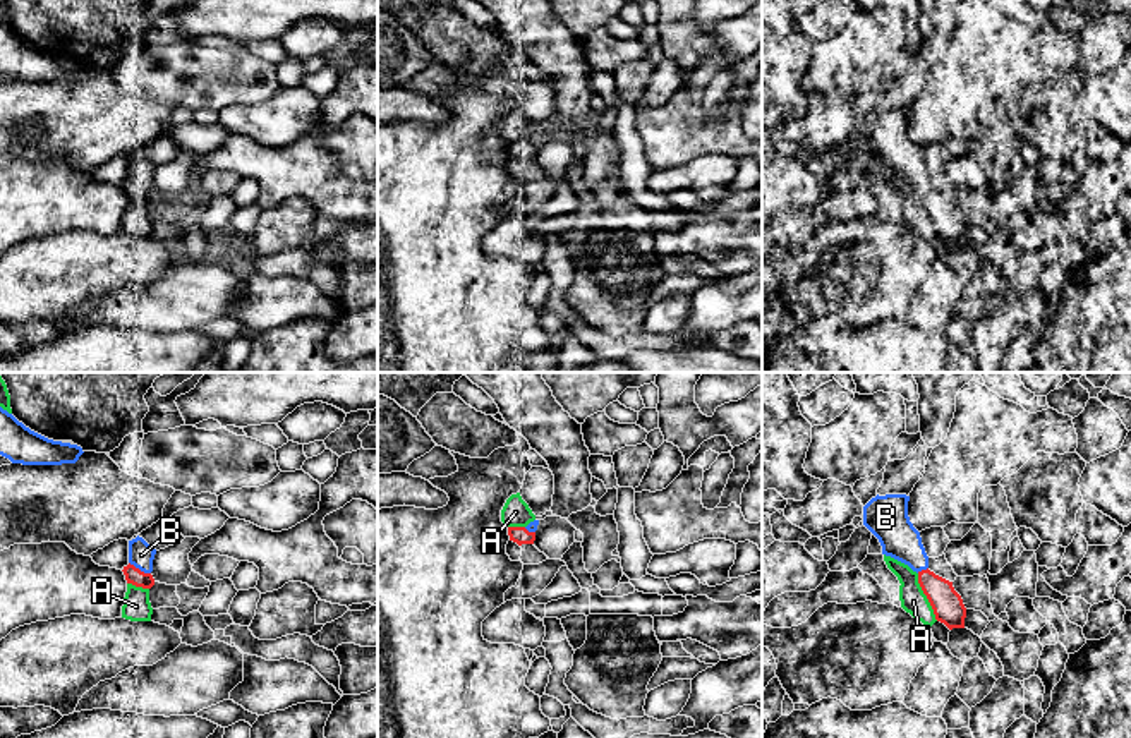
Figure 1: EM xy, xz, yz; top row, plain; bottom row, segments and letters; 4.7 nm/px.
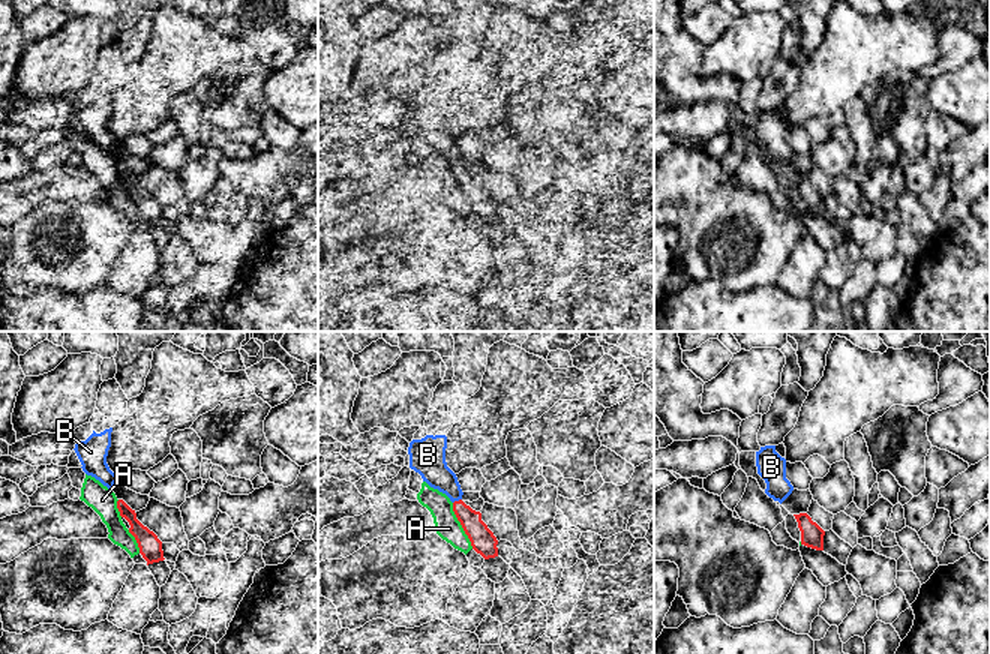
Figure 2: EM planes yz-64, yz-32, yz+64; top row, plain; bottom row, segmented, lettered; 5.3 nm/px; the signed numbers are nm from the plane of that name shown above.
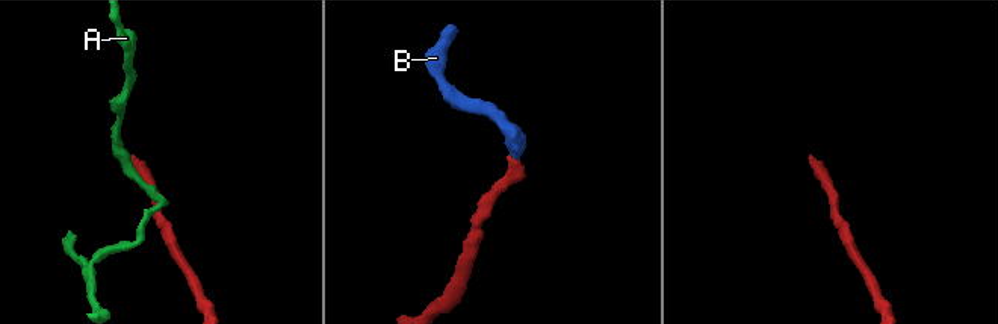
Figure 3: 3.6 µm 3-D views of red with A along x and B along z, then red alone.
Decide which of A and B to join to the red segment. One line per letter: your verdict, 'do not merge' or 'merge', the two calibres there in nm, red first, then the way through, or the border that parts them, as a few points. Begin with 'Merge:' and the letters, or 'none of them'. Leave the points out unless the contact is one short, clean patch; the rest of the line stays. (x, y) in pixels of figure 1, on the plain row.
Merge: B
A: do not merge; 150 nm thick on the red side, 120 nm on the other
B: merge; 80 nm thick on the red side, 120 nm on the other

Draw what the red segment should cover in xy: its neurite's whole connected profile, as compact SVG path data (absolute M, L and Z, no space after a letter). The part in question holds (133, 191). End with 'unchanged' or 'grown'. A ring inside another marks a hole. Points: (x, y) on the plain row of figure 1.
M142 153L129 156L129 180L124 182L127 199L136 203L151 204L154 201L153 175L156 165L153 165Z; grown

